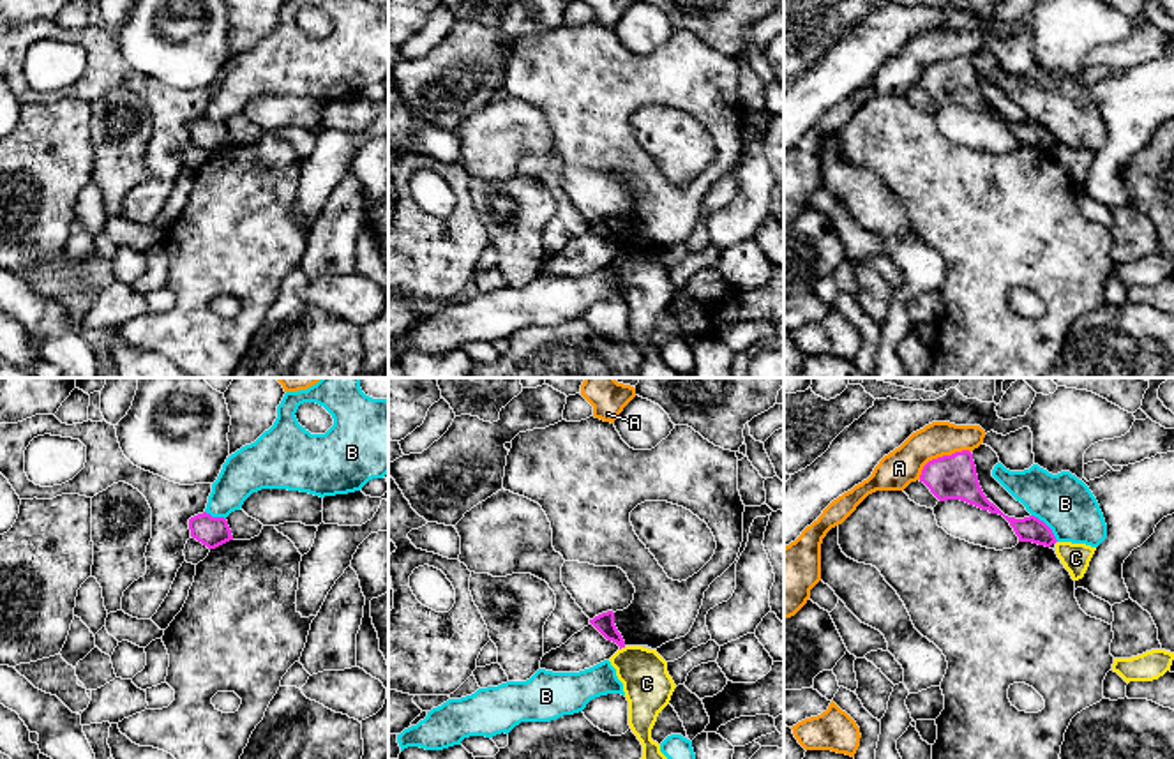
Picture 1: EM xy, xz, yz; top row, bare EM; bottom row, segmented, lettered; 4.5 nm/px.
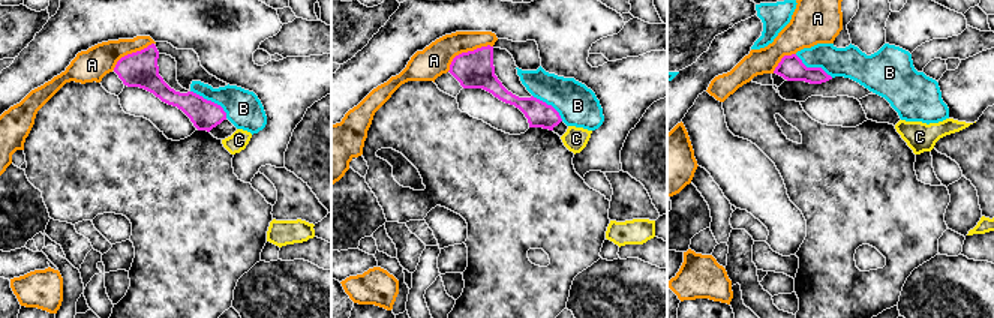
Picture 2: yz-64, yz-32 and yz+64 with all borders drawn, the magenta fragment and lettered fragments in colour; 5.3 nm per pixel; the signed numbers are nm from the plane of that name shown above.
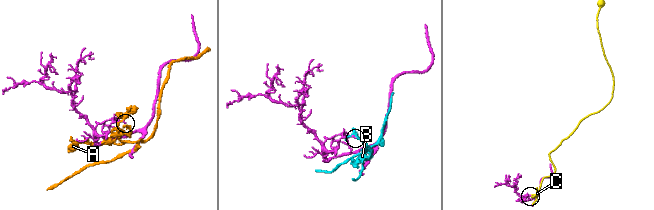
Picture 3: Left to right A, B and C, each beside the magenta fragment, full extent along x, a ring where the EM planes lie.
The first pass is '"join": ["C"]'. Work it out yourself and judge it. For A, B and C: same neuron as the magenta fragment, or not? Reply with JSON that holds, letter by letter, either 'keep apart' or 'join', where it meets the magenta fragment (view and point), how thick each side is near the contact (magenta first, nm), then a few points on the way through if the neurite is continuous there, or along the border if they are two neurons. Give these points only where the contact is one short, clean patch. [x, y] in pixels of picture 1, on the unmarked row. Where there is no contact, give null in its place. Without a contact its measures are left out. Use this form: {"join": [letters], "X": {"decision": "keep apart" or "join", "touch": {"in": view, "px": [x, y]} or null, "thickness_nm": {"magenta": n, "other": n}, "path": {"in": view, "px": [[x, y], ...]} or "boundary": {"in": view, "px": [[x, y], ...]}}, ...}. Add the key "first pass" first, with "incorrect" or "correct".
{"first pass": "incorrect", "join": [], "A": {"decision": "keep apart", "touch": {"in": "yz", "px": [940, 62]}, "thickness_nm": {"magenta": 200, "other": 170}, "boundary": {"in": "yz", "px": [[970, 55], [933, 62], [918, 83]]}}, "B": {"decision": "keep apart", "touch": {"in": "yz", "px": [1047, 131]}, "thickness_nm": {"magenta": 110, "other": 260}}, "C": {"decision": "keep apart", "touch": {"in": "xz", "px": [622, 251]}, "thickness_nm": {"magenta": 90, "other": 220}, "boundary": {"in": "xz", "px": [[625, 251], [620, 255]]}}}

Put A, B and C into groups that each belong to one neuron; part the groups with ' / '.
A / B / C

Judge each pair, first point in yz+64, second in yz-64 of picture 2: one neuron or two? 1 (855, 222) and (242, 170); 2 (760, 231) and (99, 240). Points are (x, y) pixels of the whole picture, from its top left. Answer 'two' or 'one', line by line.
1: two
2: one

